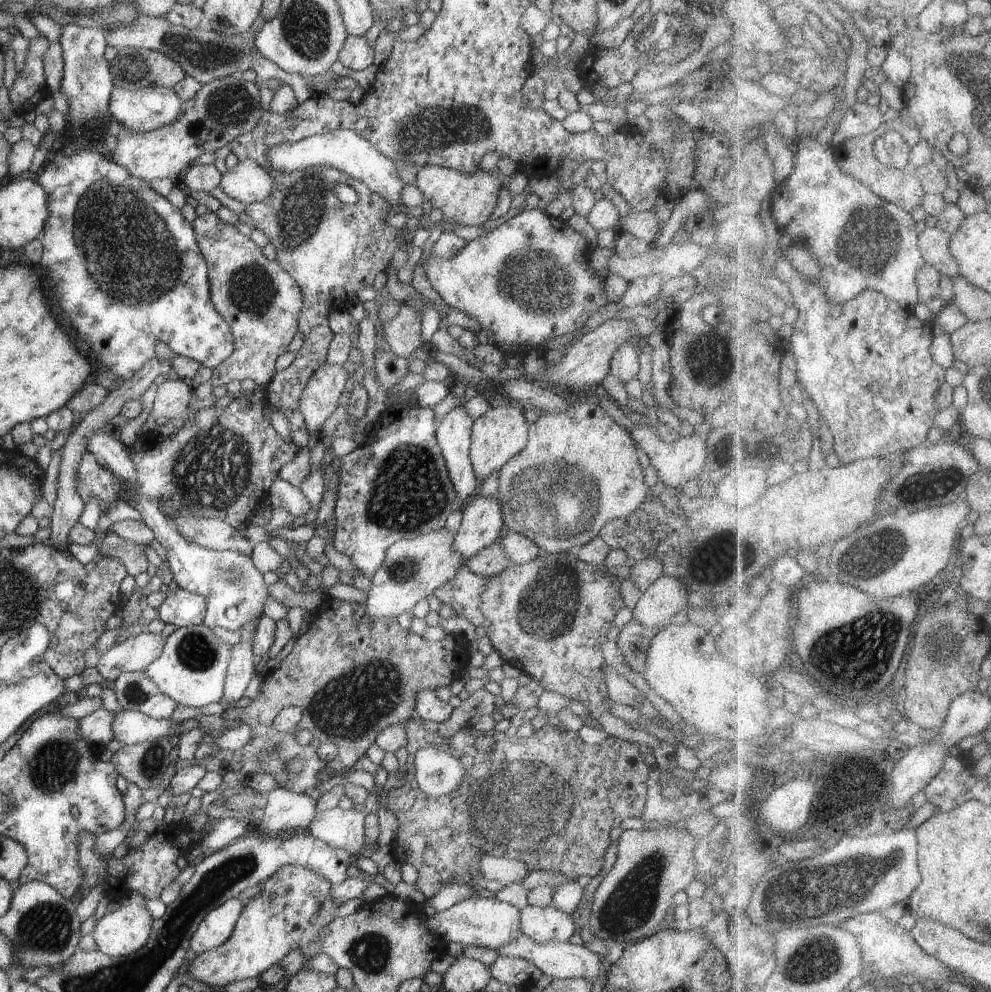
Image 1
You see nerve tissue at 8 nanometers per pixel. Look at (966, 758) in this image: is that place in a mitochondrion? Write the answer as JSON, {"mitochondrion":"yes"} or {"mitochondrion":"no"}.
{"mitochondrion":"no"}

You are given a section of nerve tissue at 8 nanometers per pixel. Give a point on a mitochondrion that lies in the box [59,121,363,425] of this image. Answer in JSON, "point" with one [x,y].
{"point":[150,262]}

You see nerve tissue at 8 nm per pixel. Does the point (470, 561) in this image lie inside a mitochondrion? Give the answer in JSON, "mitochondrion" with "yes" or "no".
{"mitochondrion":"no"}

